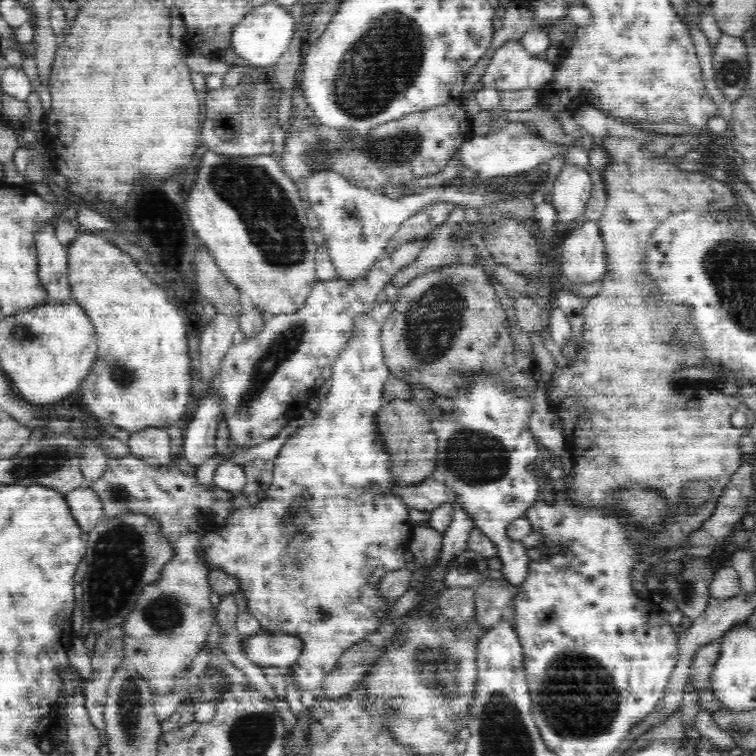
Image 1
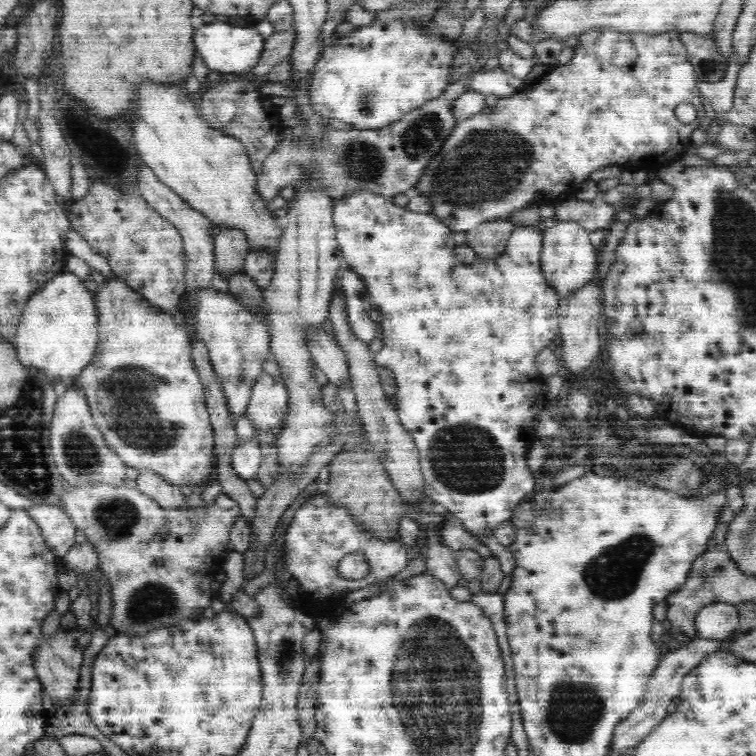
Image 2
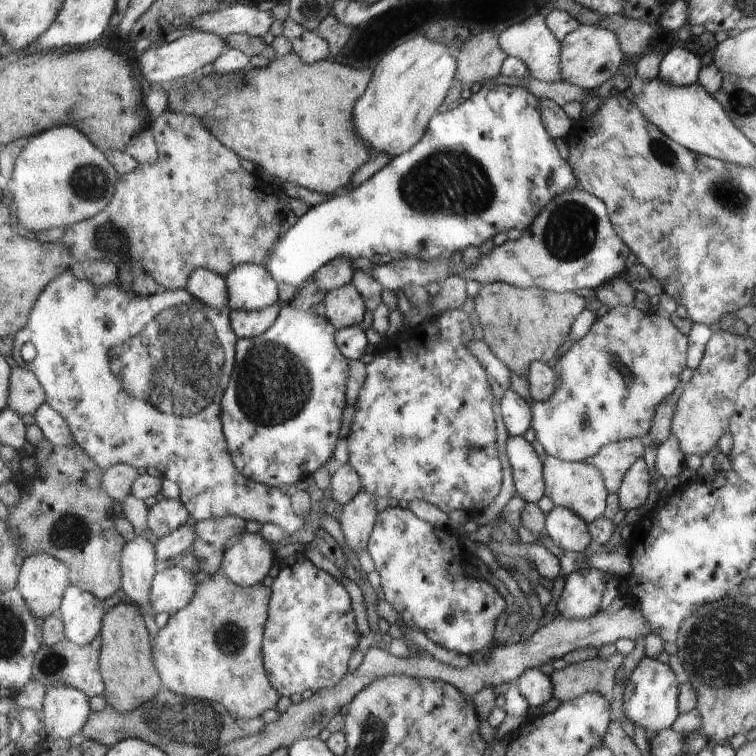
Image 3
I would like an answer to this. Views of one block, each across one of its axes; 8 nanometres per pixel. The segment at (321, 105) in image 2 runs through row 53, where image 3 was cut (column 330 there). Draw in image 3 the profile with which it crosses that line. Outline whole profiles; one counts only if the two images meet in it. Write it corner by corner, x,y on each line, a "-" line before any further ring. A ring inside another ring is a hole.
283,304
279,311
279,317
276,318
275,325
255,338
238,338
238,348
236,348
235,370
230,374
228,386
223,394
221,402
220,421
222,422
223,432
227,443
227,452
234,464
234,467
246,479
252,478
254,482
266,484
272,488
282,488
283,486
295,486
302,478
311,476
322,467
322,464
332,456
334,446
338,442
338,430
340,430
340,418
344,410
344,384
348,378
348,362
339,350
338,344
334,344
334,324
328,321
325,316
319,316
317,313
306,310
300,310
292,304

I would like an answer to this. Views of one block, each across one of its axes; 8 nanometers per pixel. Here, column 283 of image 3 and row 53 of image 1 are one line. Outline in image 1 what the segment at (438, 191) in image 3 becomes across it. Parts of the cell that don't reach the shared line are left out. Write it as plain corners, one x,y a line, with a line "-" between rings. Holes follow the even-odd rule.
270,1
255,6
238,24
234,26
233,34
231,35
231,49
250,65
258,68
276,66
278,60
282,58
284,52
288,50
290,42
294,38
294,17
290,13
290,9
282,7
277,1

